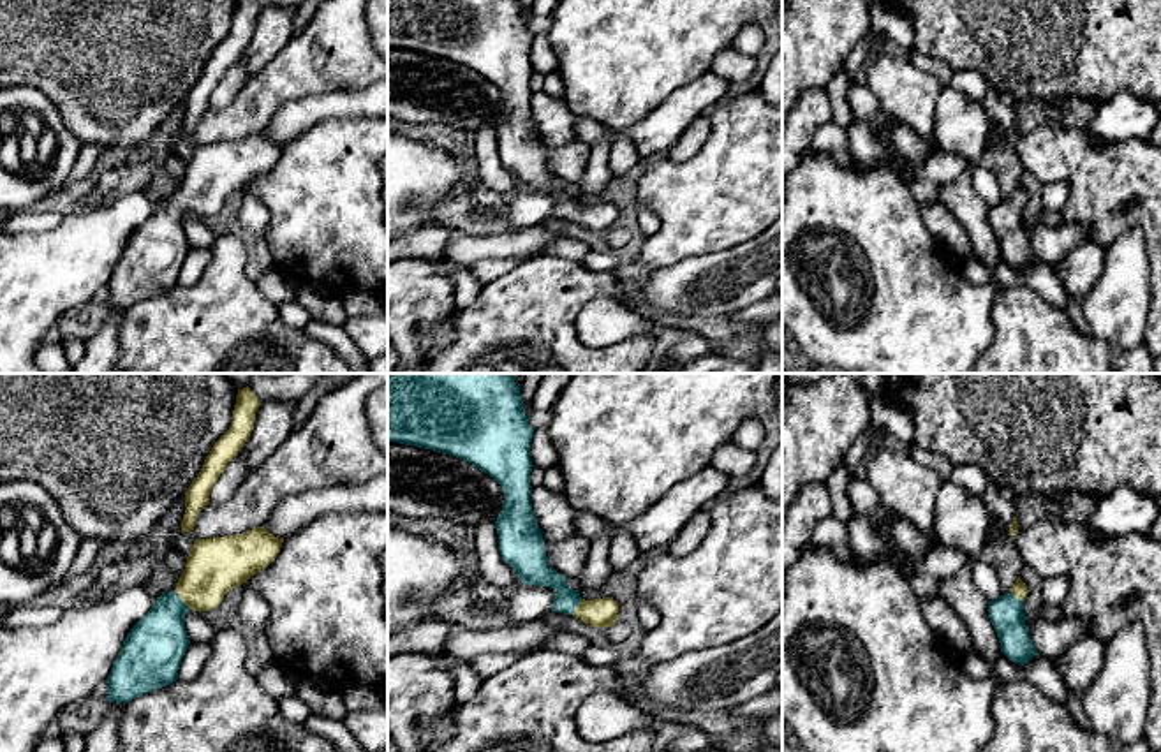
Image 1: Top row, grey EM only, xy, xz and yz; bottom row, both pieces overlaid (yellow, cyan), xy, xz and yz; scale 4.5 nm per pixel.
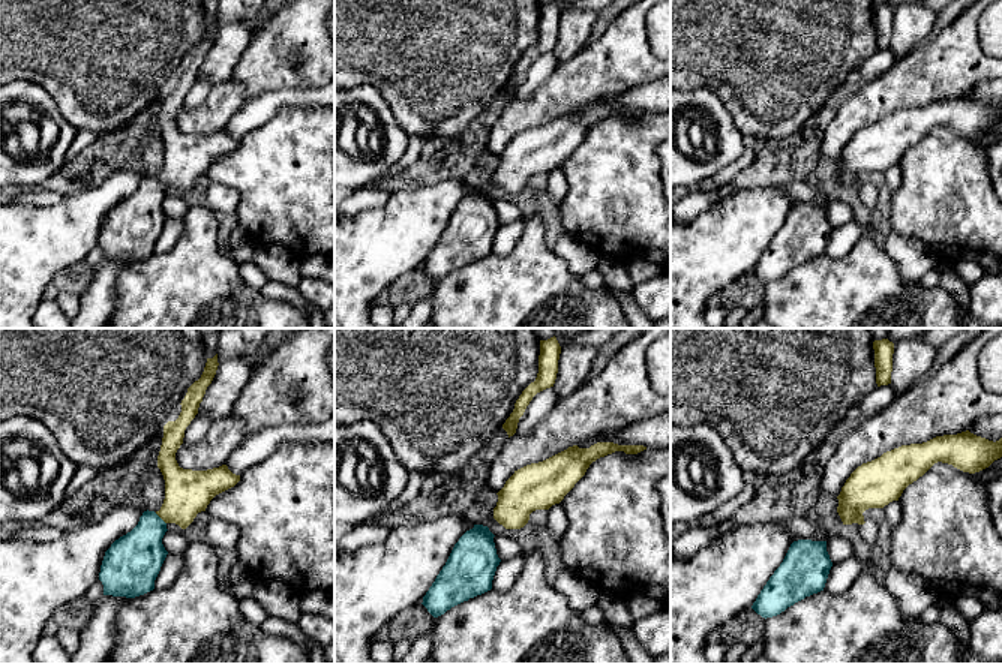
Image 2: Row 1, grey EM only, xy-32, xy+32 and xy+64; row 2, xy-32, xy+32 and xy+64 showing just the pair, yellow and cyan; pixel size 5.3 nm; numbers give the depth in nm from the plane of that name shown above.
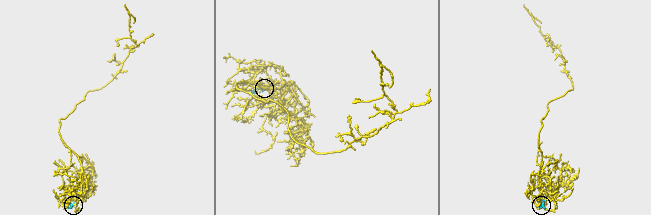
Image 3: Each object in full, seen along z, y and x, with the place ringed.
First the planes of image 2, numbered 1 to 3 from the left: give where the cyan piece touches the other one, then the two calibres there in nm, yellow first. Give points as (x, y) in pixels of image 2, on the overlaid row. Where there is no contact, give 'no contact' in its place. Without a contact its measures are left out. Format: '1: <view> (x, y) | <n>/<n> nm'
1: xy-32 (161, 517) | 240/280 nm
2: no contact
3: no contact

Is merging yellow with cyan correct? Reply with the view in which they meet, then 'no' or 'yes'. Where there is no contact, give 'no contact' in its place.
contact in xy; yes

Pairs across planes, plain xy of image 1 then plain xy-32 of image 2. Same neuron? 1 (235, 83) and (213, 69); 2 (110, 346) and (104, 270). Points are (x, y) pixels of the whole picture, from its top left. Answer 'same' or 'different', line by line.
1: different
2: same

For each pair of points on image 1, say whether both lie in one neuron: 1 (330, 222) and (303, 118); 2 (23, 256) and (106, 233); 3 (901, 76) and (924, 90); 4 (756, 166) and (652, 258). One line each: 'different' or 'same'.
1: different
2: same
3: same
4: same

